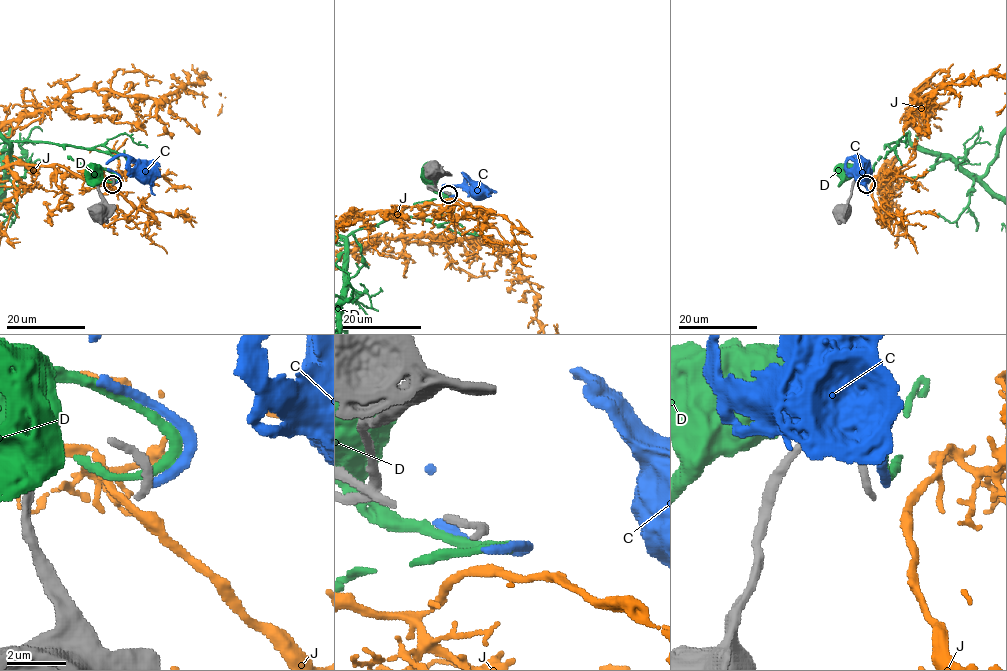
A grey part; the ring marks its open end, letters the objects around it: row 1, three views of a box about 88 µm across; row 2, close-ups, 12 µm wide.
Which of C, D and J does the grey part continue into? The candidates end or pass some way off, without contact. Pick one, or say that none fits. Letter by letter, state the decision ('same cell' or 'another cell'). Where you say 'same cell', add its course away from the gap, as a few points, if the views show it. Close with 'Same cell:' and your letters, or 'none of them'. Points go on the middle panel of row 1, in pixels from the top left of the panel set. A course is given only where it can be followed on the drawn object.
C: another cell
D: another cell
J: another cell
Same cell: none of them

